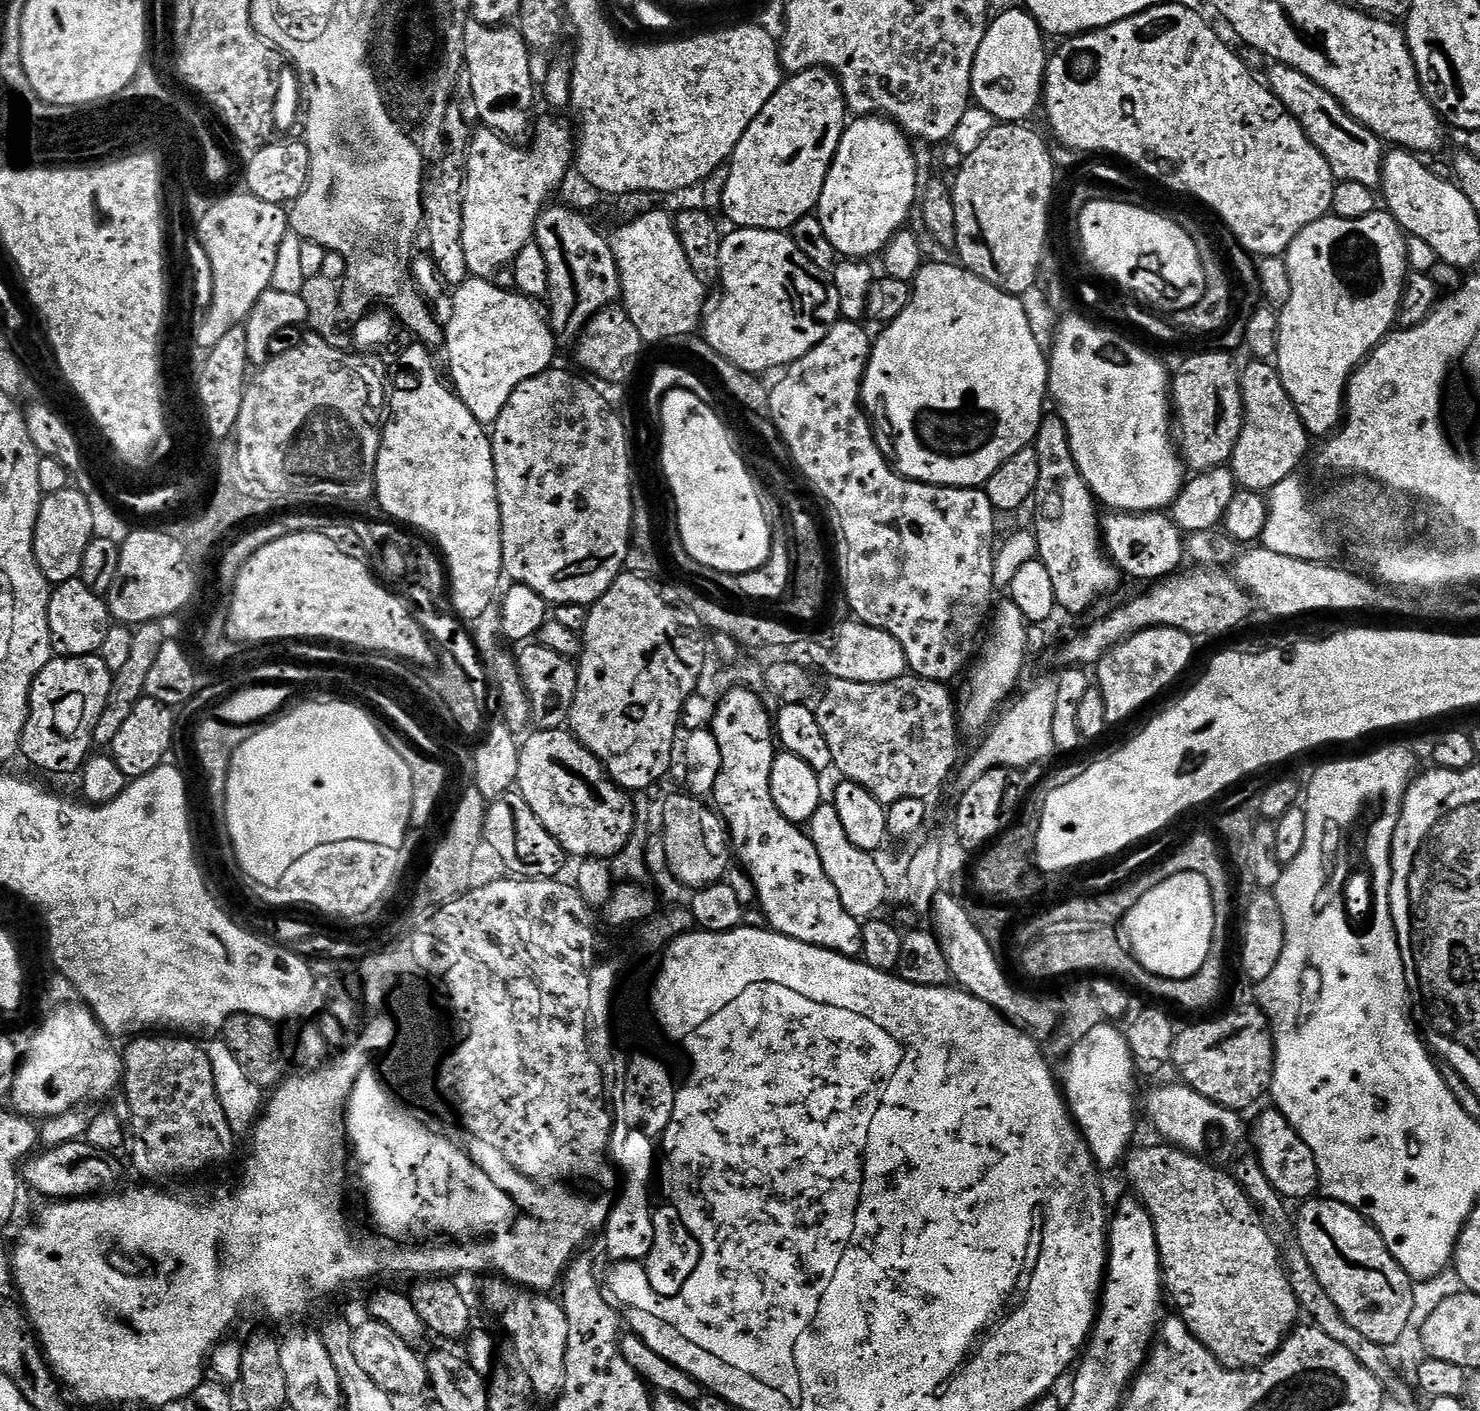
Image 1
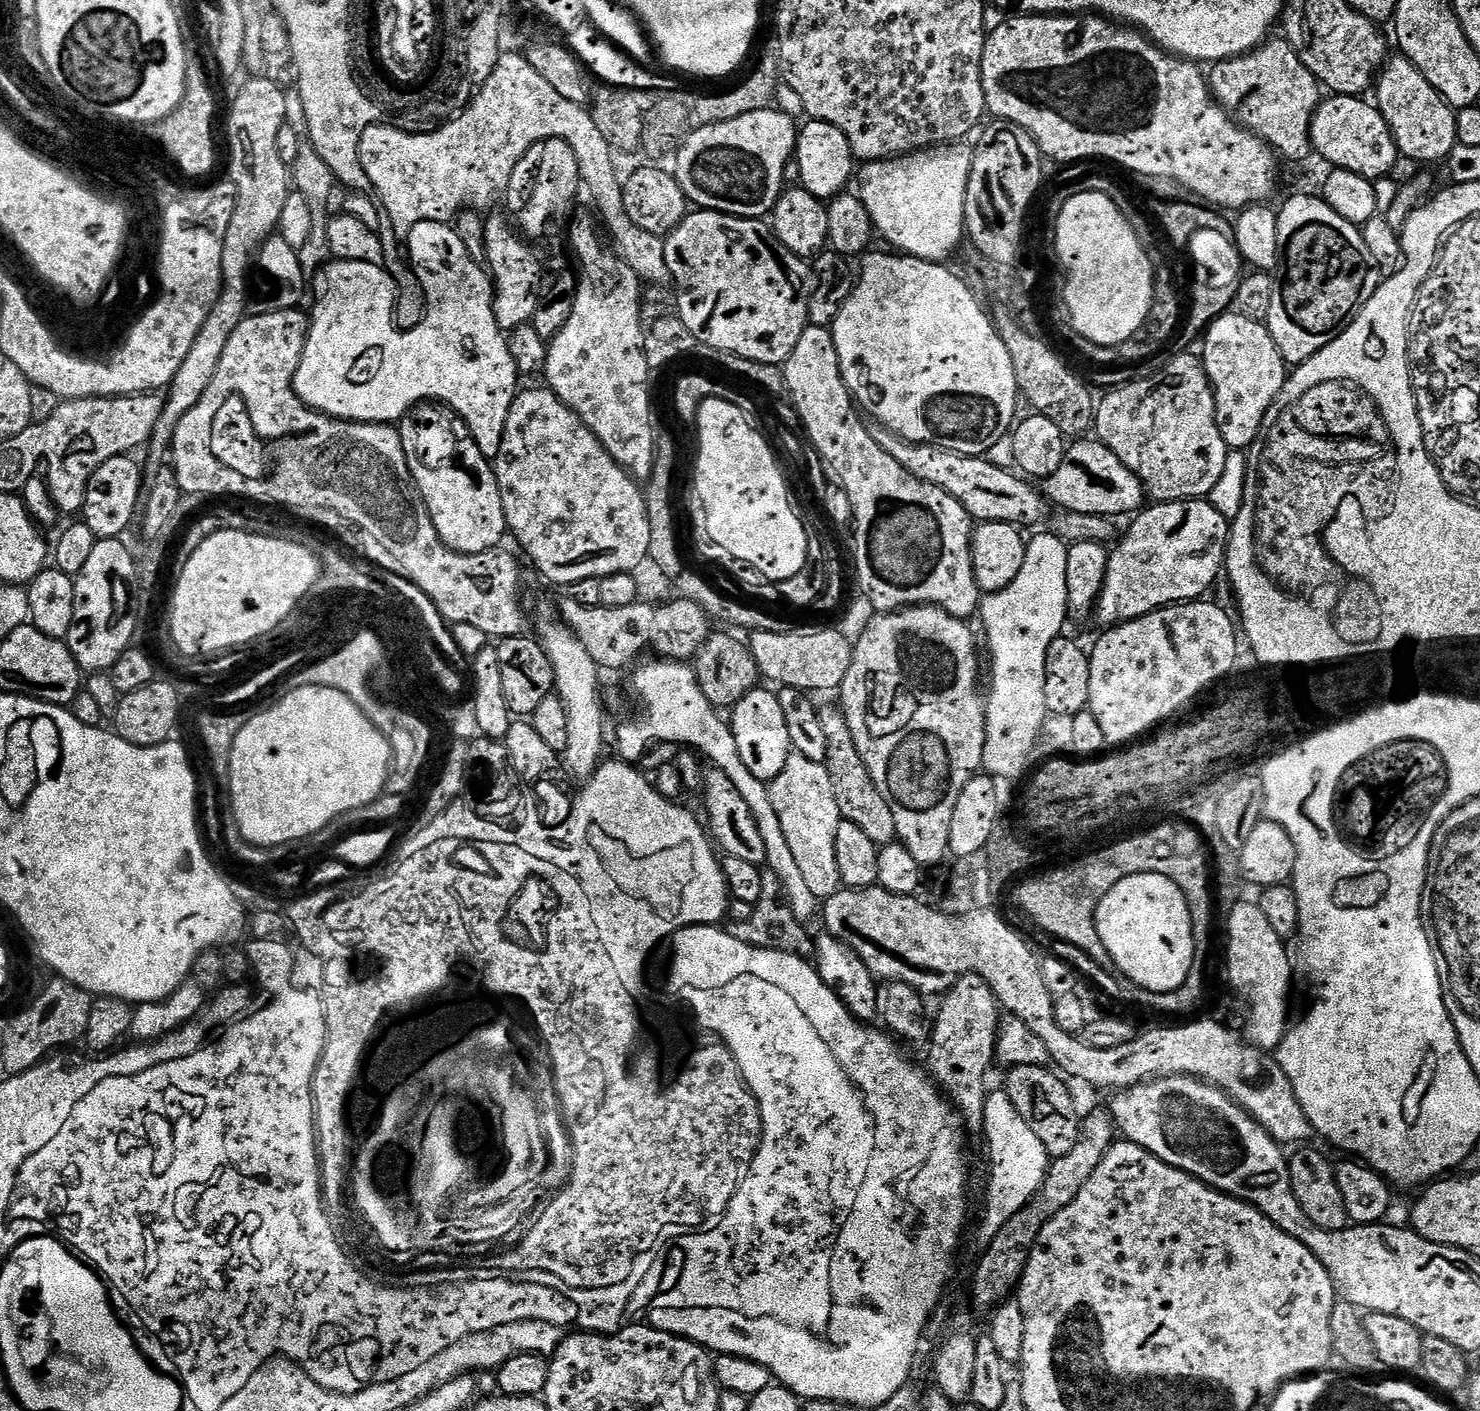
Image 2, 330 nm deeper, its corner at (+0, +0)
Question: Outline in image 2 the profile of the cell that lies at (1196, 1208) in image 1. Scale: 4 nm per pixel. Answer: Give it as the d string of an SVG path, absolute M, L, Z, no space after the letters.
M1018 1065L1009 1067L1007 1072L1006 1091L1019 1123L1025 1124L1033 1131L1033 1135L1048 1151L1049 1157L1067 1154L1080 1141L1082 1120L1079 1115L1076 1117L1076 1108L1072 1105L1072 1092L1063 1084L1065 1081L1048 1066Z

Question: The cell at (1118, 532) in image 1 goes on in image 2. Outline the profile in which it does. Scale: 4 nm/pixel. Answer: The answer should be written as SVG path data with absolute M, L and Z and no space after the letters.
M887 426L873 427L871 434L874 442L878 442L878 446L882 446L882 450L886 450L886 454L890 454L890 458L894 458L898 466L902 466L902 470L910 470L914 478L930 482L946 490L950 498L962 502L973 521L1025 526L1024 524L1036 524L1044 515L1049 515L1049 501L1042 495L1039 487L1031 488L1028 485L1031 483L1023 475L1015 471L1007 472L1006 469L991 464L984 456L963 456L929 444L911 444L901 436L895 436Z

